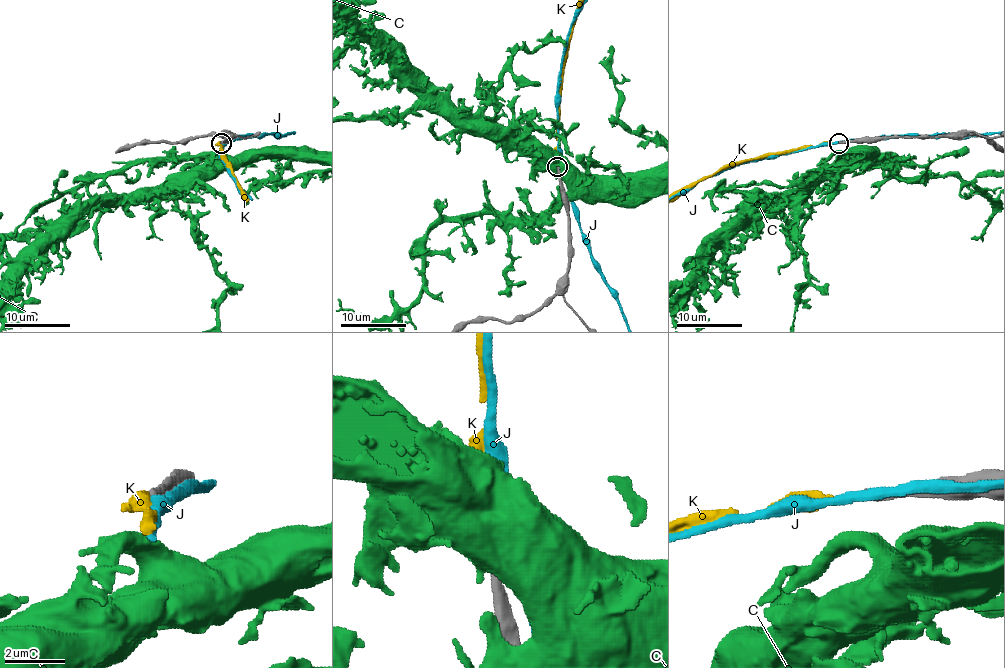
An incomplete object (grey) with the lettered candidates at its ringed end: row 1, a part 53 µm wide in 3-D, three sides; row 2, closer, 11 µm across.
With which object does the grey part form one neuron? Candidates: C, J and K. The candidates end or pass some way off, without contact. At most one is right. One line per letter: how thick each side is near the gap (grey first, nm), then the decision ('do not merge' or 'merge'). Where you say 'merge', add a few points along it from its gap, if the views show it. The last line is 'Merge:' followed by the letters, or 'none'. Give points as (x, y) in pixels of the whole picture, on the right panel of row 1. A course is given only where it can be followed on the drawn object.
C: calibres 340 and 600 nm; do not merge
J: calibres 340 and 320 nm; do not merge
K: calibres 340 and 360 nm; merge; course (834, 144), (802, 146), (730, 162), (710, 175), (673, 191)
Merge: K

